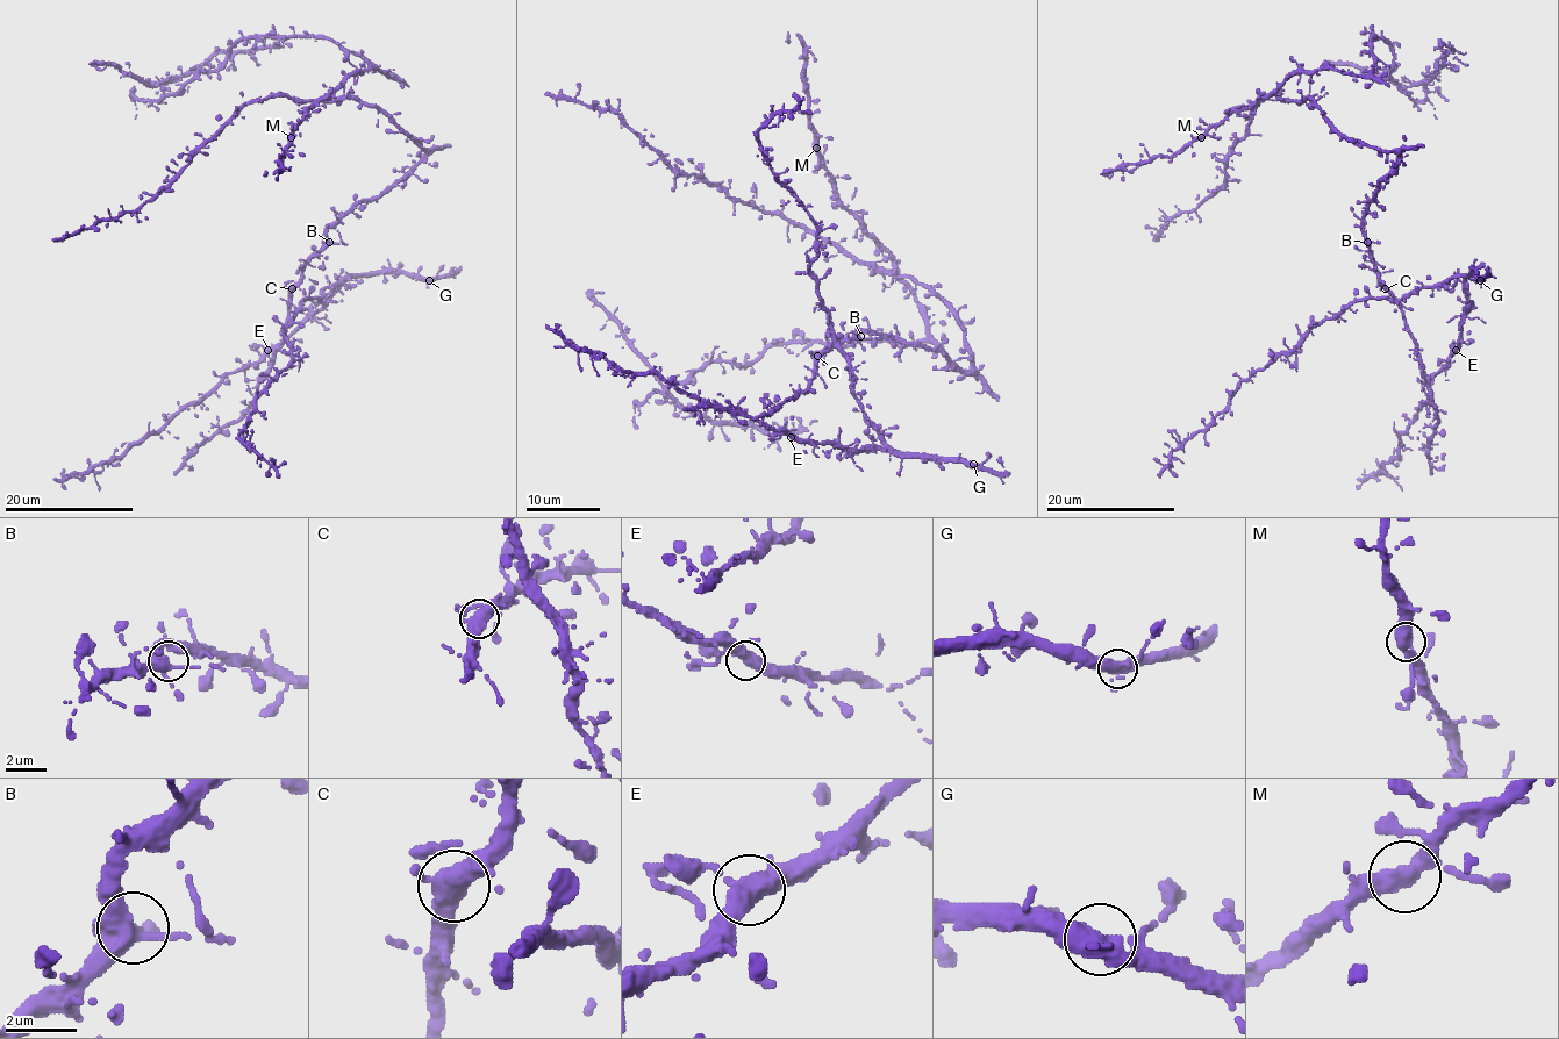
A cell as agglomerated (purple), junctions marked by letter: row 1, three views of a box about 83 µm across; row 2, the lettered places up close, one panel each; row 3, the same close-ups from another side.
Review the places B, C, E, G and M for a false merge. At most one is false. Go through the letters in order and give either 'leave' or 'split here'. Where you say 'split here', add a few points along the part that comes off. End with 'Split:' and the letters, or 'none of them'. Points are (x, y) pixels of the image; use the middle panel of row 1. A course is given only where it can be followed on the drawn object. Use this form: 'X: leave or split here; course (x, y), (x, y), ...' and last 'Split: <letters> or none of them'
B: leave
C: leave
E: leave
G: leave
M: leave
Split: none of them

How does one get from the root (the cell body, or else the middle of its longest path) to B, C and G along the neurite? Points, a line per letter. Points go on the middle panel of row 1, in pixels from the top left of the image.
B: (834, 345), (860, 336)
C: (834, 345), (817, 356)
G: (834, 345), (810, 386), (778, 409), (716, 411), (735, 407), (842, 448), (973, 464)

